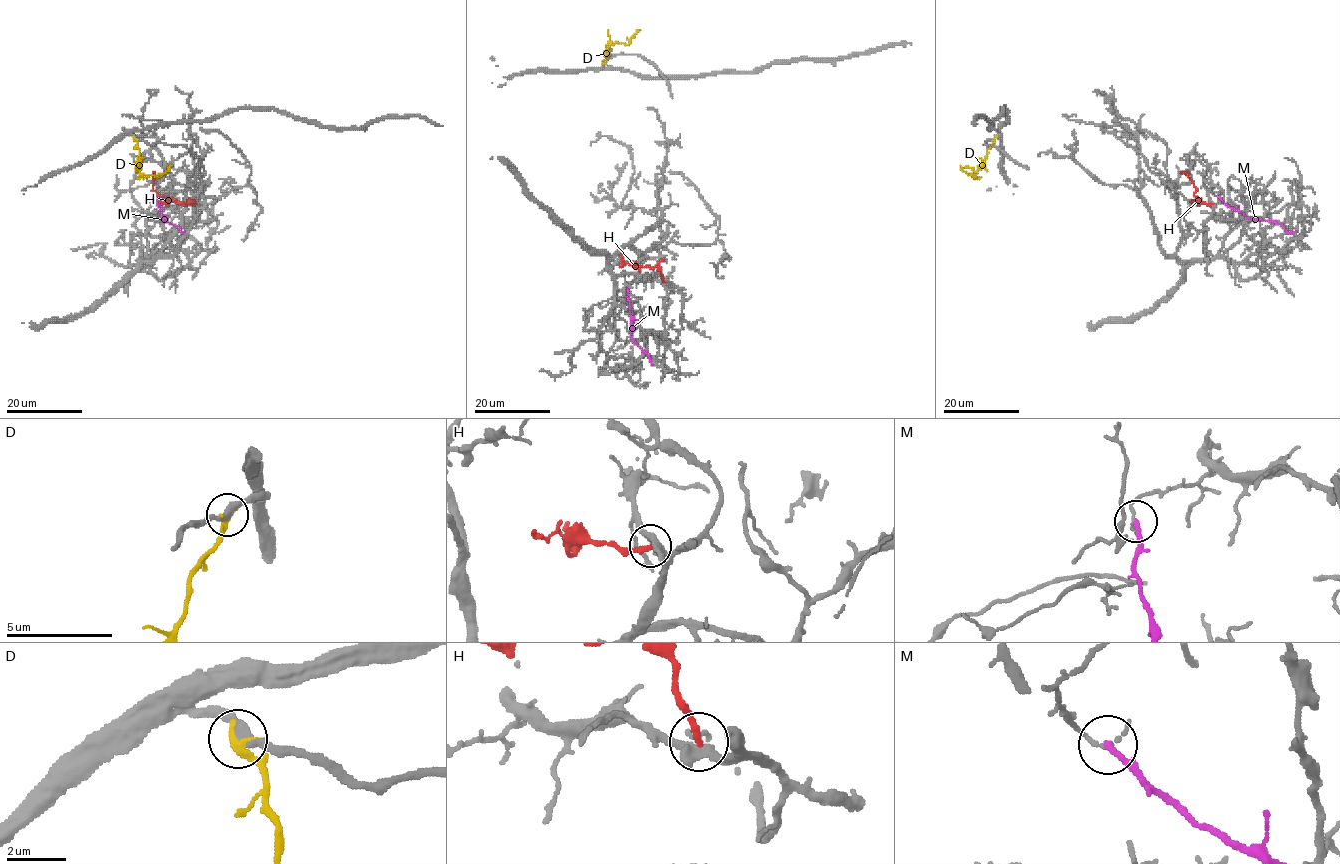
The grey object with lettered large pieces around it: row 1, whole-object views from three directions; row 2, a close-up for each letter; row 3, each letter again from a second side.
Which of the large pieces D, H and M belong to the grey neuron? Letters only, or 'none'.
none

